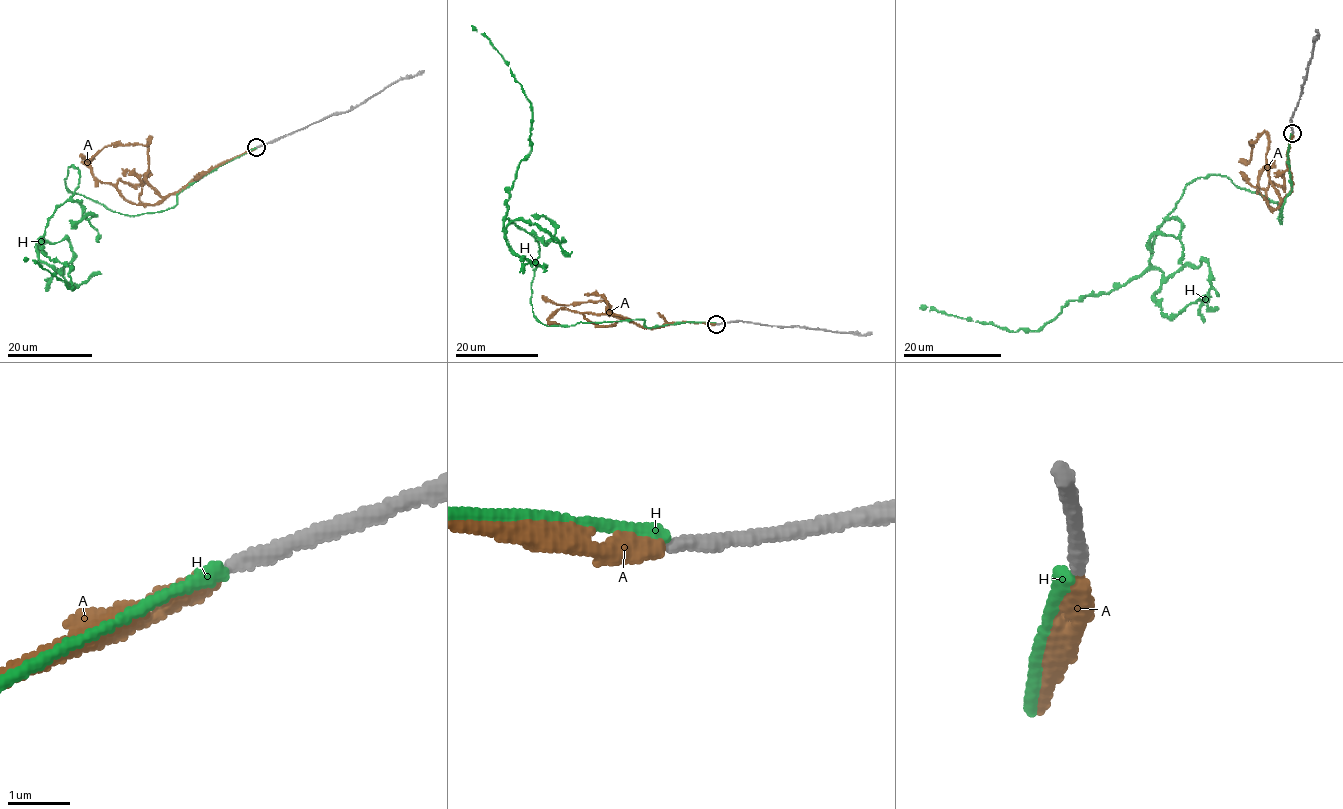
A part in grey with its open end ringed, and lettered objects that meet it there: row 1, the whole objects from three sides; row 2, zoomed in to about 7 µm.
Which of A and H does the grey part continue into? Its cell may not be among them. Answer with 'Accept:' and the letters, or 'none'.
Accept: A

